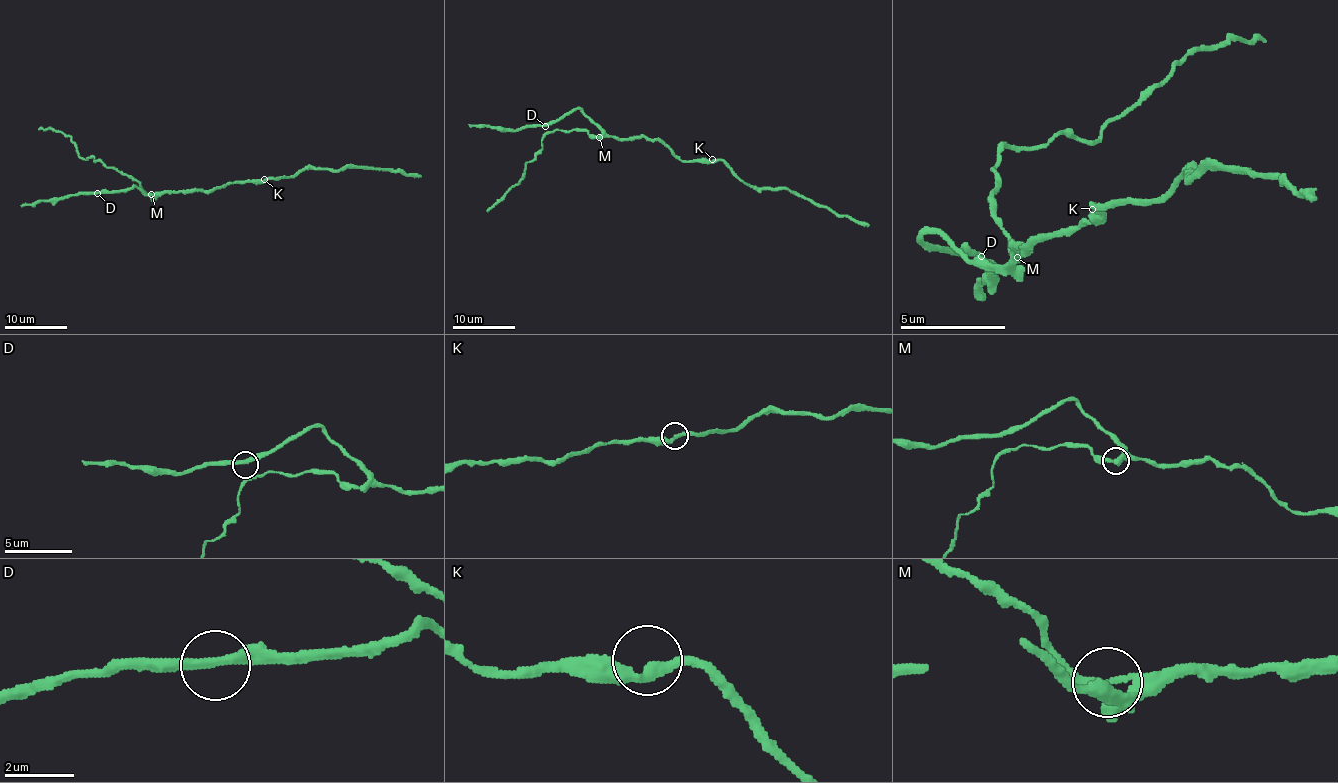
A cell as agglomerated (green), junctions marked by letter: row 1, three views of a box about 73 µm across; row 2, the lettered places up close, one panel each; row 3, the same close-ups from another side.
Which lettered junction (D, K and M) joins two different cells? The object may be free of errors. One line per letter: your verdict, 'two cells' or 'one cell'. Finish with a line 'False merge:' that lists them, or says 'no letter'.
D: one cell
K: one cell
M: one cell
False merge: no letter

